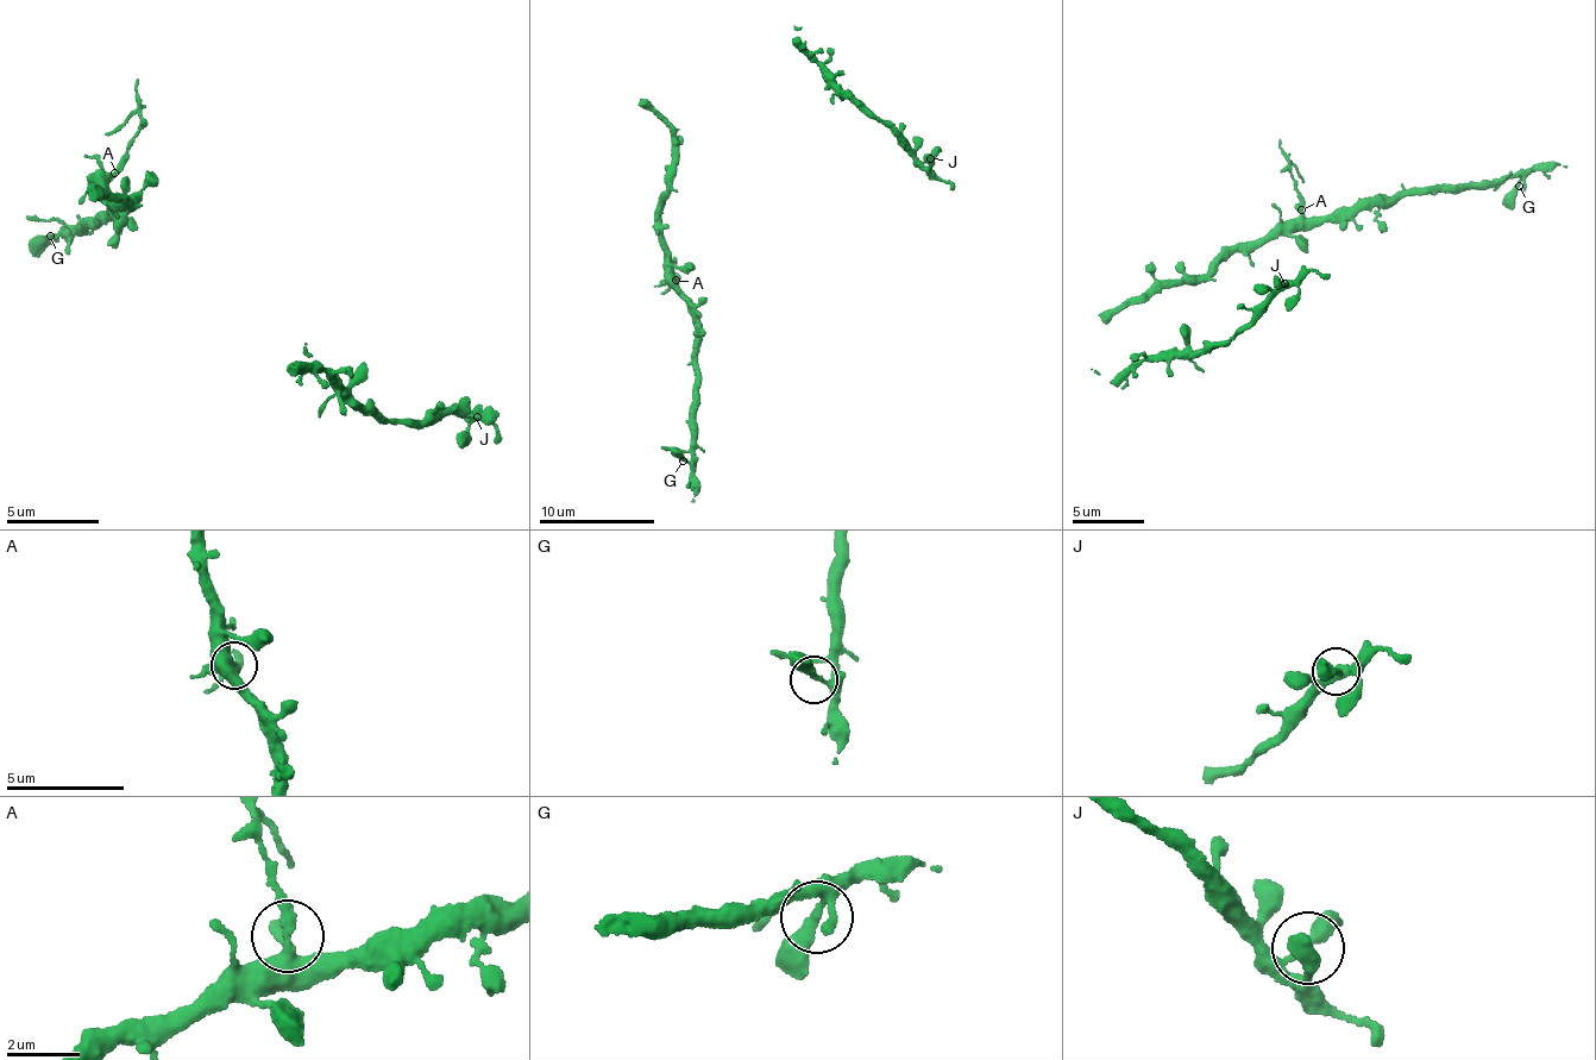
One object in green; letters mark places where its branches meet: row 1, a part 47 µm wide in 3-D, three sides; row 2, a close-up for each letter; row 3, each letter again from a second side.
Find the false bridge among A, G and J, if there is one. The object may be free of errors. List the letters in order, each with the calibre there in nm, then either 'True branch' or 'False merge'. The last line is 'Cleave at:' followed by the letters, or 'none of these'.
A: Thickness 300 nm. False merge
G: Thickness 280 nm. True branch
J: Thickness 240 nm. True branch
Cleave at: A

